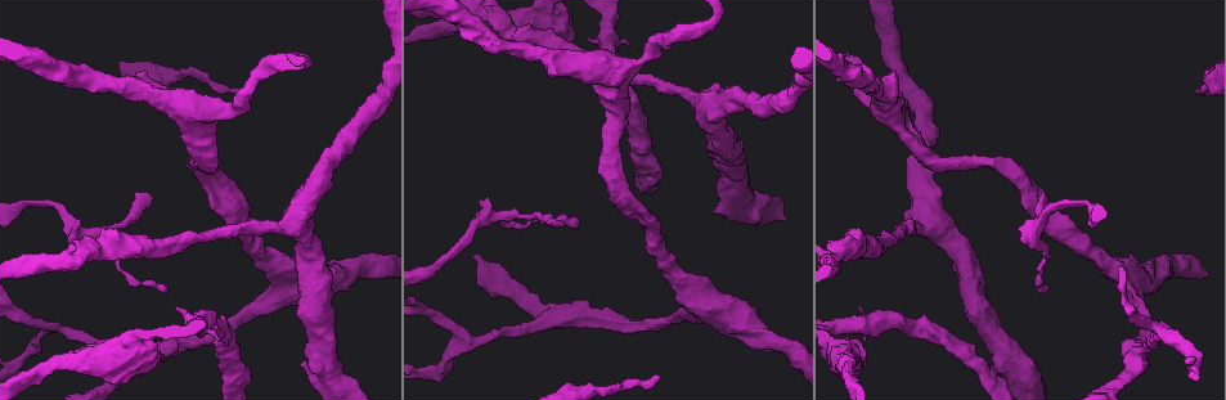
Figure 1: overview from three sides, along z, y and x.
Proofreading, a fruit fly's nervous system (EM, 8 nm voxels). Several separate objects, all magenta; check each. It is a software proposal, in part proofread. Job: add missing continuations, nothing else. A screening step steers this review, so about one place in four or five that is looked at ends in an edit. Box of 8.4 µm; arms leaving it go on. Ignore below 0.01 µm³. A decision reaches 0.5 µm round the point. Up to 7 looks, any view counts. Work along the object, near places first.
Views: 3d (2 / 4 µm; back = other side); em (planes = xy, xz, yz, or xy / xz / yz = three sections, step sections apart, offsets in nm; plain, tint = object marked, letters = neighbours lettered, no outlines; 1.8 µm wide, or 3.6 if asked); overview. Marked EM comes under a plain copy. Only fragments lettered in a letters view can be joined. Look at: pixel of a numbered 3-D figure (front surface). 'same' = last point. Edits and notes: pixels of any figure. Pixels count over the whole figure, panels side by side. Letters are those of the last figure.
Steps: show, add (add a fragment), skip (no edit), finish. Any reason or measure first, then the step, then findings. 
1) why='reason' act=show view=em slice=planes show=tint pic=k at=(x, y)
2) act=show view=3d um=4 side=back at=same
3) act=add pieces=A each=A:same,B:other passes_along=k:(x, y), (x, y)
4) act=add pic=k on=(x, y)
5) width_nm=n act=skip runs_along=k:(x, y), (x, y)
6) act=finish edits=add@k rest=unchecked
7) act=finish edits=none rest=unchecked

why='tapers out' act=show view=em slice=planes show=letters pic=1 at=(1045, 198)

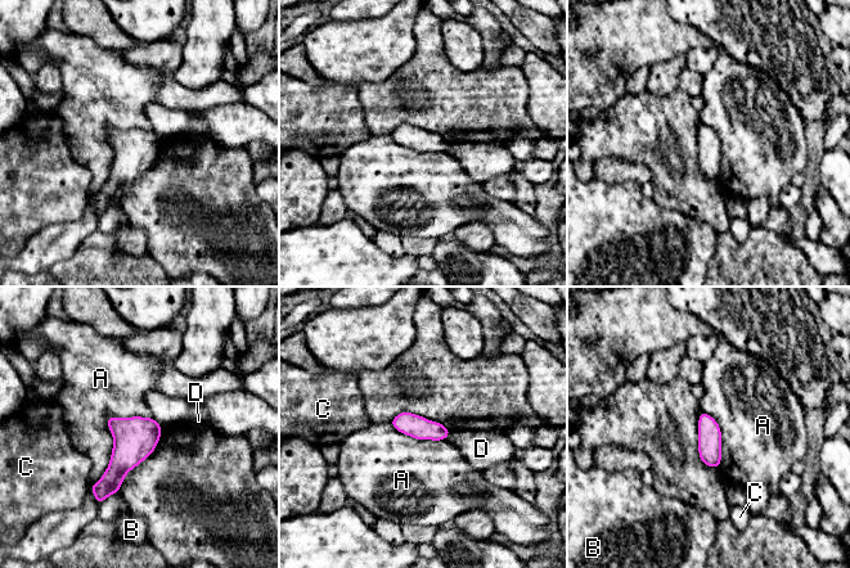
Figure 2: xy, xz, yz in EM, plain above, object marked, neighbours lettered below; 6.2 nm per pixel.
act=skip each=A:other,B:other,C:other,D:other border=2:(151, 417), (107, 418), (98, 504) found='no lettered fragment goes on from it'

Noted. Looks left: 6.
why='end of a long branch' act=show view=em slice=planes show=letters pic=1 at=(1198, 92)

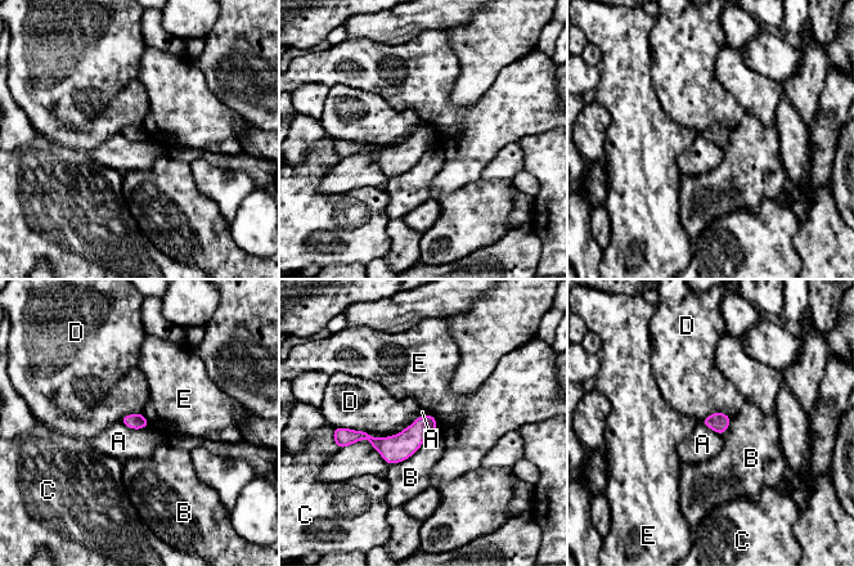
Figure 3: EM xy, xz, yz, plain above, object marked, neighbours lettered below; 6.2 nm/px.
act=skip each=A:other,B:other,C:other,D:other,E:other border=3:(428, 413), (395, 434), (369, 435) found='none of them fits'

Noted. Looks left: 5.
why='calibre changes' act=show view=em slice=yz step=16 show=tint pic=1 at=(1090, 205)

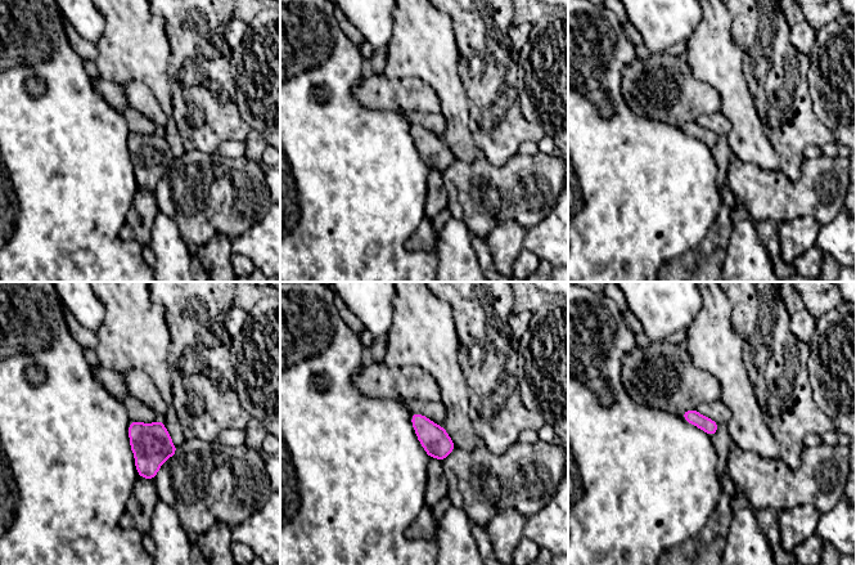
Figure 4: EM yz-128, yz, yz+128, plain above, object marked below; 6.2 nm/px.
act=show view=em slice=xz step=4 show=tint at=same

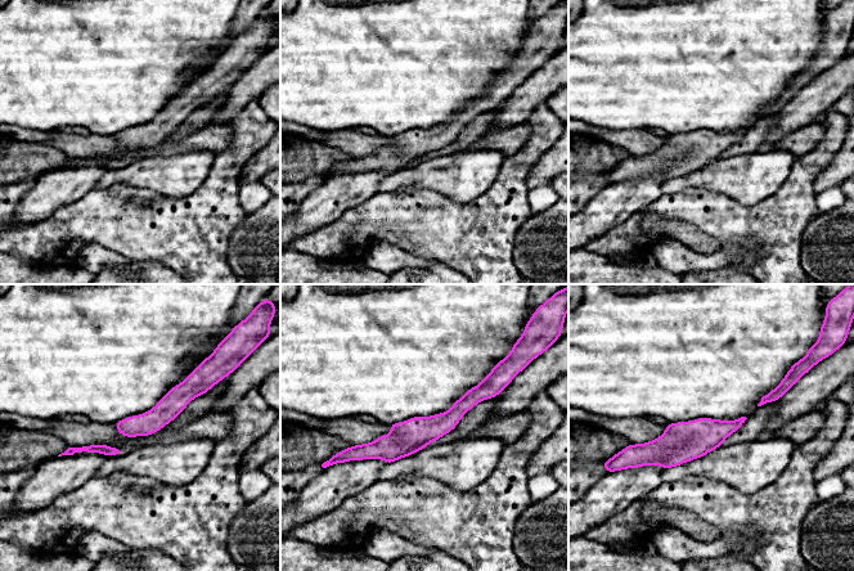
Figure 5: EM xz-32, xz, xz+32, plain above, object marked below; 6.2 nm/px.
act=show view=em slice=xz step=4 show=letters at=same

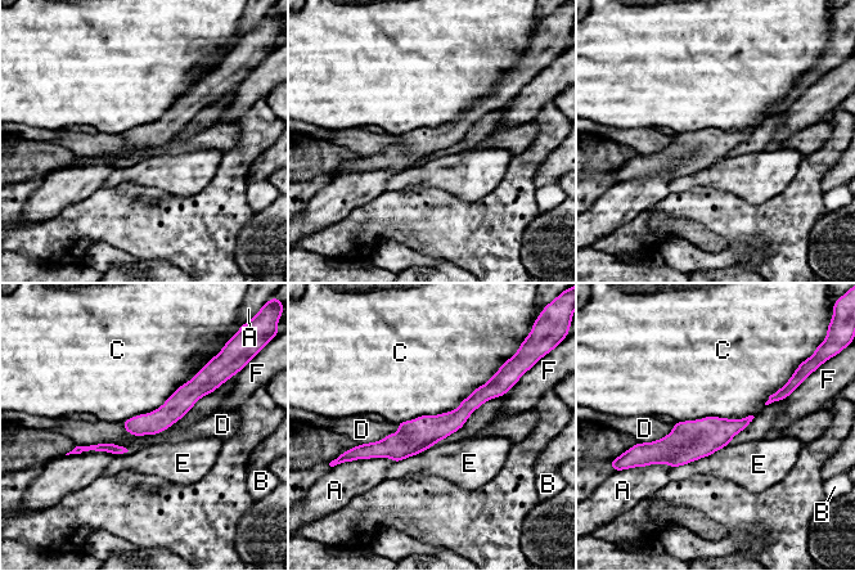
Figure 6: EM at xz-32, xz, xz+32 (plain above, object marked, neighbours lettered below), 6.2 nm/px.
act=skip each=A:other,B:other,C:other,D:other,E:other,F:other runs_along=6:(500, 392), (360, 454) found='none of them fits'

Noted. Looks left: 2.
act=finish edits=none rest=unchecked

